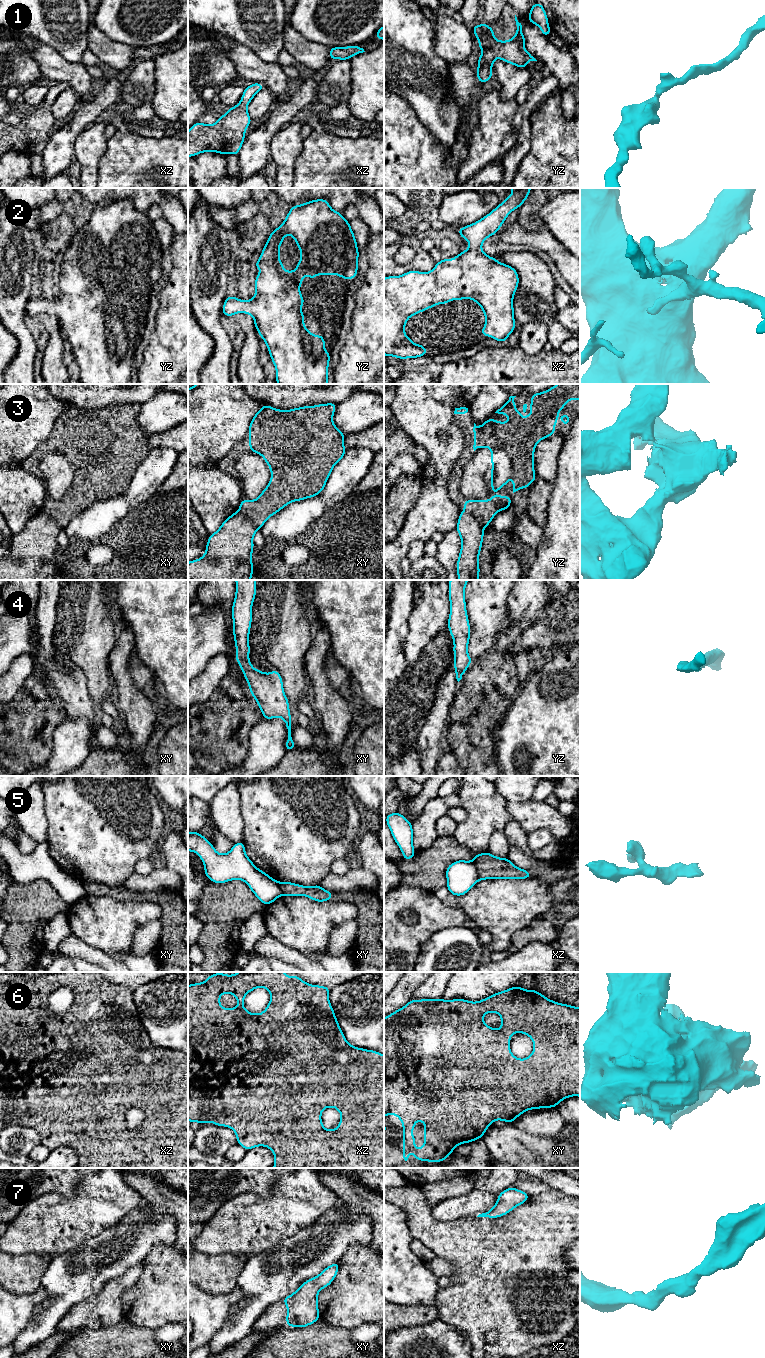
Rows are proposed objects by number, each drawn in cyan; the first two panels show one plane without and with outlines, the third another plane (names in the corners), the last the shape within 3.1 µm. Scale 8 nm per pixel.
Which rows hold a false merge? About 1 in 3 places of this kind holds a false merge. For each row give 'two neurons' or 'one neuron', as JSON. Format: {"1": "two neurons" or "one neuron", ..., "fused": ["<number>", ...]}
{"1": "one neuron", "2": "one neuron", "3": "two neurons", "4": "one neuron", "5": "two neurons", "6": "one neuron", "7": "one neuron", "fused": ["3", "5"]}

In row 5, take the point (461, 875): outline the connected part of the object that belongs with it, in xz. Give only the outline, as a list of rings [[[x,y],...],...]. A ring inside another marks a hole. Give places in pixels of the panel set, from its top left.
[[[458,860],[446,869],[447,888],[455,896],[465,895],[479,881],[474,861]]]

